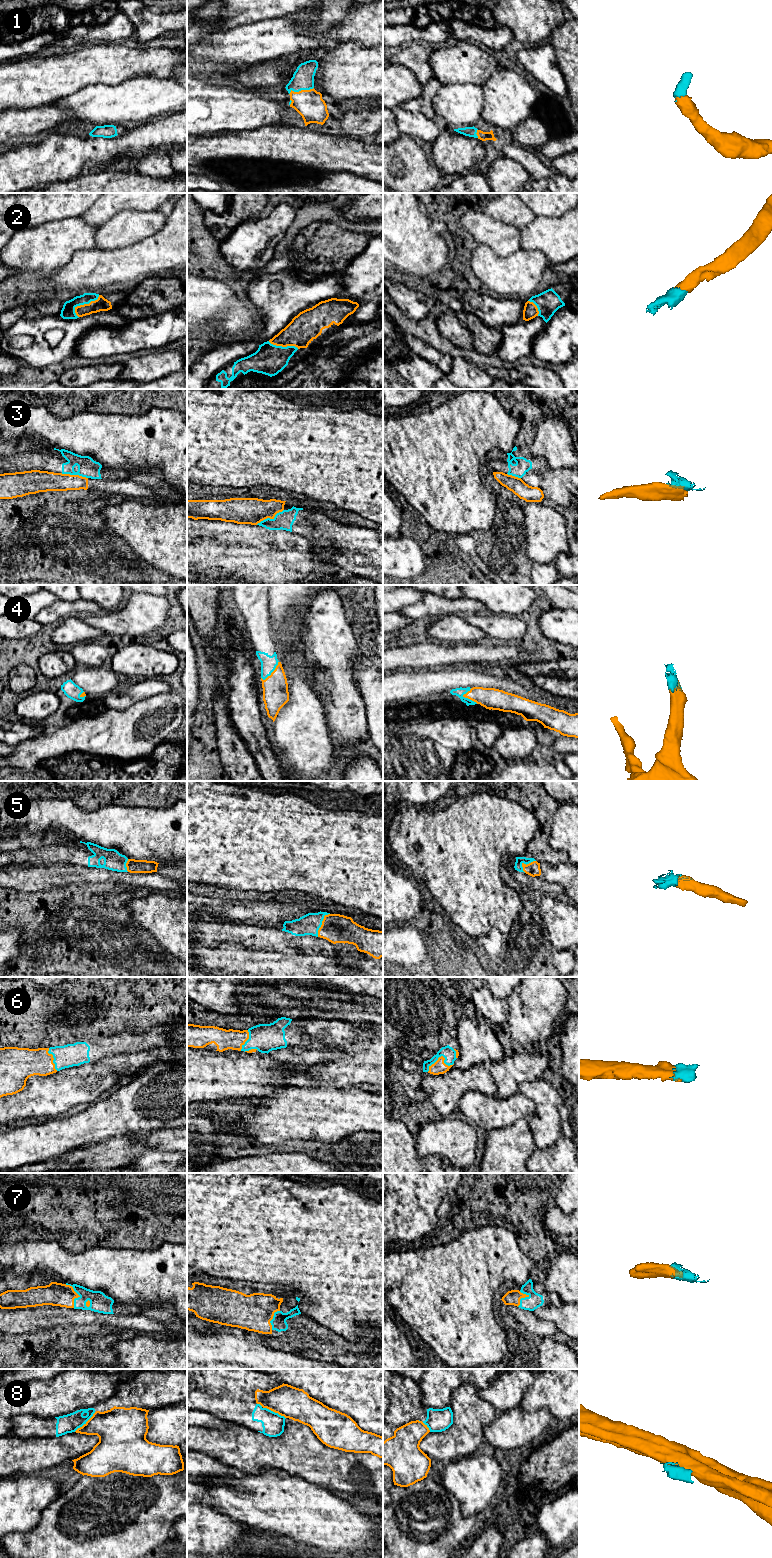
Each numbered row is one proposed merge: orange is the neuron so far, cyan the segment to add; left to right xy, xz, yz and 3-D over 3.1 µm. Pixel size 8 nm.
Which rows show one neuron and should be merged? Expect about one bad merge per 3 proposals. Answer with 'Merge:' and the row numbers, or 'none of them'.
Merge: 1, 2, 4, 5, 6, 7

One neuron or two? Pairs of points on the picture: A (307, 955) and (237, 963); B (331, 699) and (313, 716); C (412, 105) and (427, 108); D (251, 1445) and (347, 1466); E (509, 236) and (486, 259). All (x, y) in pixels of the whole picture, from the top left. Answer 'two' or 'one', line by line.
A: one
B: two
C: one
D: one
E: two

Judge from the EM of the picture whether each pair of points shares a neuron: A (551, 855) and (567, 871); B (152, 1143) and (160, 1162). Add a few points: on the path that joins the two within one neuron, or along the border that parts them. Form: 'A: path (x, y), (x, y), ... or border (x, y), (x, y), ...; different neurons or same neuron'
A: border (544, 860), (550, 863), (564, 863), (567, 861); different neurons
B: border (149, 1148), (176, 1152); different neurons

